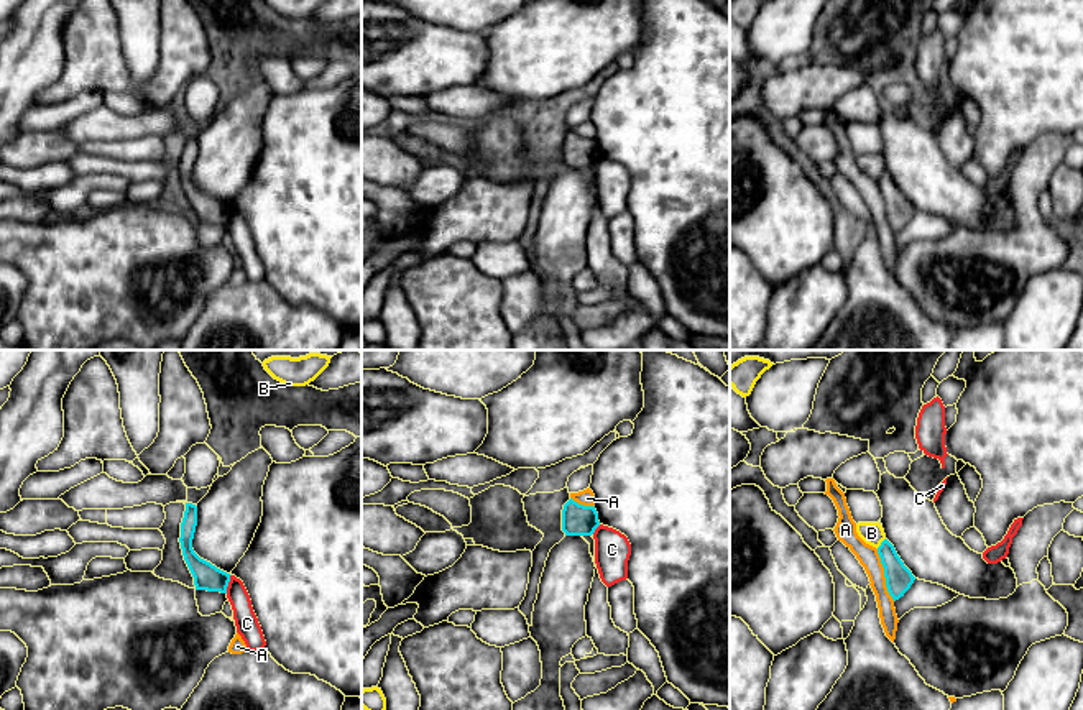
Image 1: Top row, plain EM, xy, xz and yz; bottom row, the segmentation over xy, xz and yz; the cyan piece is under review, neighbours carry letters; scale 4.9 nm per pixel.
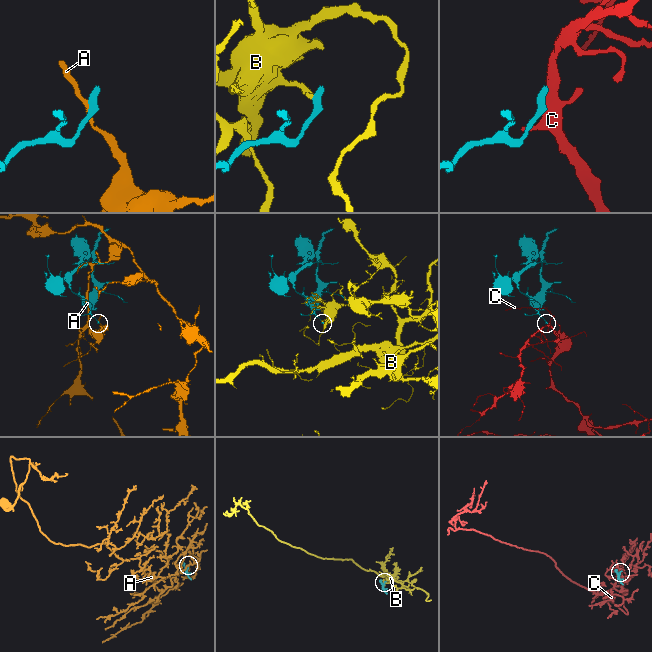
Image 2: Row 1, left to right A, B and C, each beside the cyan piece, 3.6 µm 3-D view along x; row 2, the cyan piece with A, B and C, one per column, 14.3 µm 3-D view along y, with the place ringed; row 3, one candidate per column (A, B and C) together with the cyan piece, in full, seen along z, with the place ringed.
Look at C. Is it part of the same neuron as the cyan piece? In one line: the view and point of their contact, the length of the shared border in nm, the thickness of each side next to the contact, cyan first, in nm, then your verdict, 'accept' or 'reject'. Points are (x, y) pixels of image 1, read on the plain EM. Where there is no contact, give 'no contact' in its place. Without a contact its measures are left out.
contact xy (227, 216); length 90 nm; calibres 130 and 110 nm; reject

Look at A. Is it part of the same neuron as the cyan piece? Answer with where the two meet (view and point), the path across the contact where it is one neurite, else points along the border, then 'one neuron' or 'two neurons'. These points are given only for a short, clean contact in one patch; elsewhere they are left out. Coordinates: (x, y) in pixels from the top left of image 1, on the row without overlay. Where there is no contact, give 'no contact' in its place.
contact yz (884, 207); border yz (876, 181), (881, 191), (886, 222), (894, 232); two neurons

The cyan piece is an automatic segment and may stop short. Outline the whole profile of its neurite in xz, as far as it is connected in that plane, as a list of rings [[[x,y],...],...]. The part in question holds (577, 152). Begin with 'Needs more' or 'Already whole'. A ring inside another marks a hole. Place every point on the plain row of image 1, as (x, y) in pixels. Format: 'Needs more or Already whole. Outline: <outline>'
Already whole. Outline: [[[572,130],[562,141],[562,163],[565,168],[592,168],[600,158],[595,138],[583,138]]]

